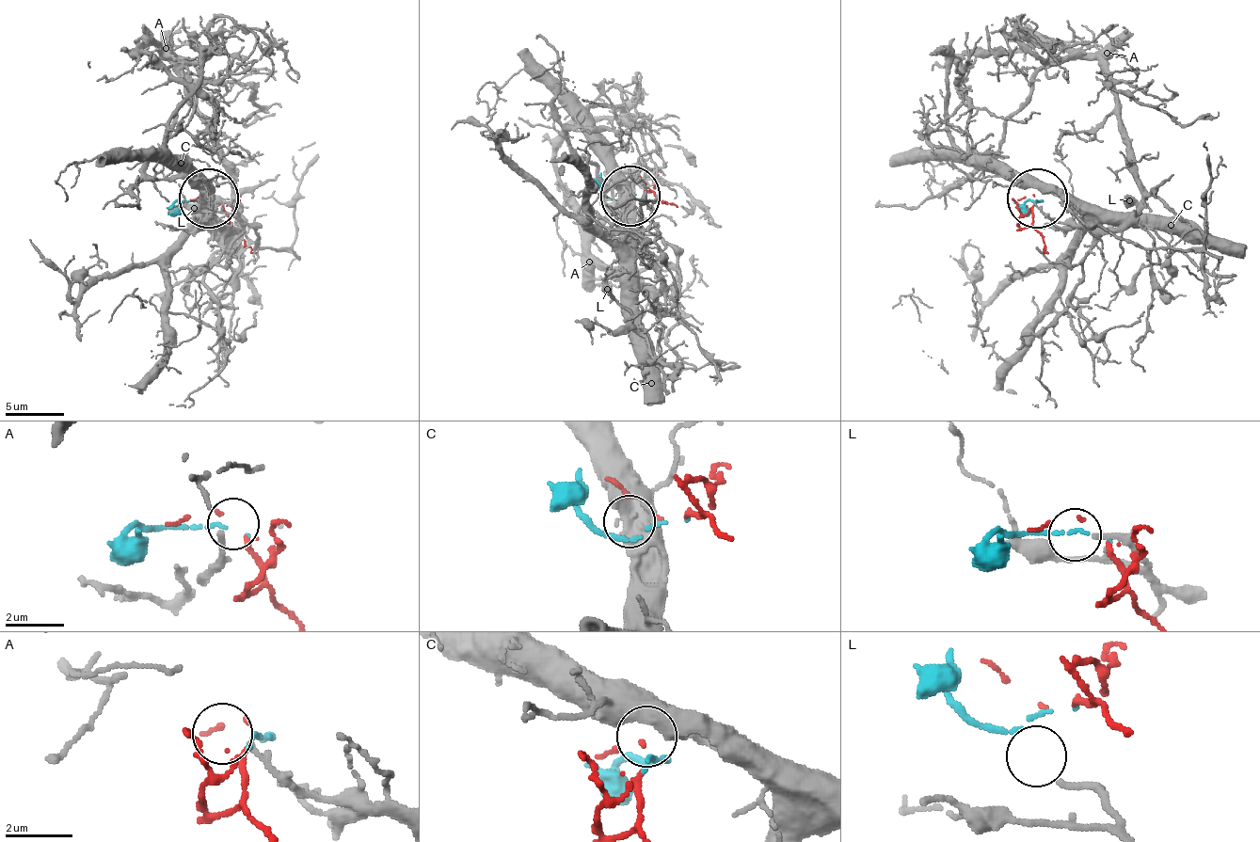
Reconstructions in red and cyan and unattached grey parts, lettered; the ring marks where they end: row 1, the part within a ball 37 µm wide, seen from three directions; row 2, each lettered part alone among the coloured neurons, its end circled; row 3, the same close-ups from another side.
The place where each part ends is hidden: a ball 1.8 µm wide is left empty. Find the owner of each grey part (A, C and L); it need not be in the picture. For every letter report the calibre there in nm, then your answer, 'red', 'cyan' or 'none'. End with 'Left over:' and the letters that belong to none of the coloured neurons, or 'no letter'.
A: 180 nm thick; none
C: 600 nm thick; red
L: 170 nm thick; cyan
Left over: A

